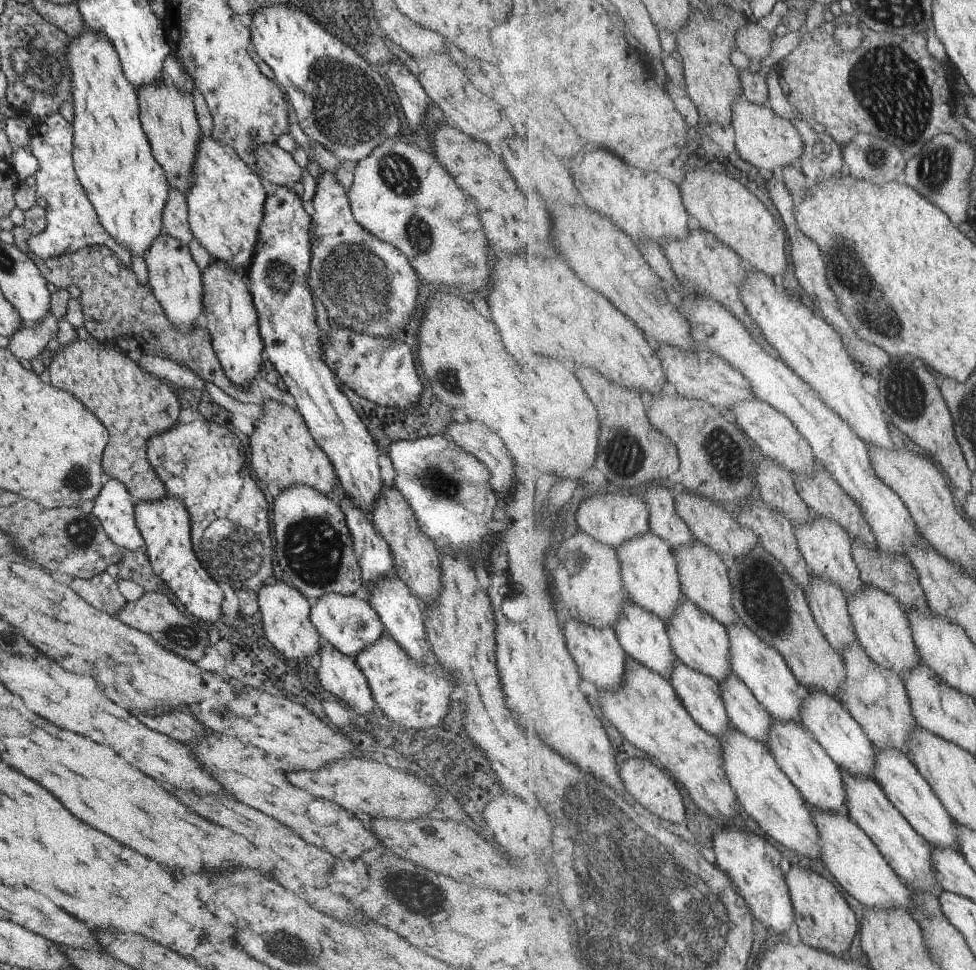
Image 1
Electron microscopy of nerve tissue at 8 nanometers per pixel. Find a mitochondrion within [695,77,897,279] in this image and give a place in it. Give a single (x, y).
(877, 156)

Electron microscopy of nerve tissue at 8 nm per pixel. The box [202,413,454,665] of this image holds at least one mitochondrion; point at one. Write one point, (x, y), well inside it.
(312, 548)

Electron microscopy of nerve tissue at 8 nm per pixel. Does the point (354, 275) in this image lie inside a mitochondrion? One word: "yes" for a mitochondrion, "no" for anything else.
yes

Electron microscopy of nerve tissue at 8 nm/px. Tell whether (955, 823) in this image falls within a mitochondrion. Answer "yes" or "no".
no

